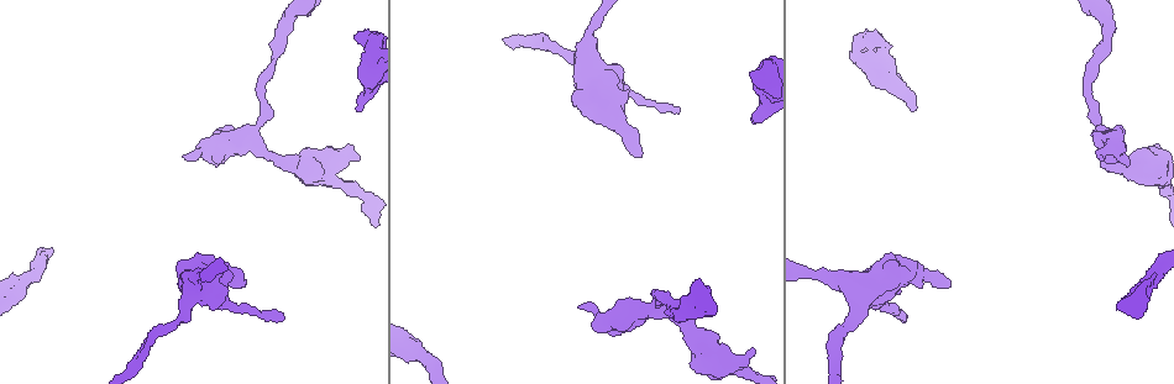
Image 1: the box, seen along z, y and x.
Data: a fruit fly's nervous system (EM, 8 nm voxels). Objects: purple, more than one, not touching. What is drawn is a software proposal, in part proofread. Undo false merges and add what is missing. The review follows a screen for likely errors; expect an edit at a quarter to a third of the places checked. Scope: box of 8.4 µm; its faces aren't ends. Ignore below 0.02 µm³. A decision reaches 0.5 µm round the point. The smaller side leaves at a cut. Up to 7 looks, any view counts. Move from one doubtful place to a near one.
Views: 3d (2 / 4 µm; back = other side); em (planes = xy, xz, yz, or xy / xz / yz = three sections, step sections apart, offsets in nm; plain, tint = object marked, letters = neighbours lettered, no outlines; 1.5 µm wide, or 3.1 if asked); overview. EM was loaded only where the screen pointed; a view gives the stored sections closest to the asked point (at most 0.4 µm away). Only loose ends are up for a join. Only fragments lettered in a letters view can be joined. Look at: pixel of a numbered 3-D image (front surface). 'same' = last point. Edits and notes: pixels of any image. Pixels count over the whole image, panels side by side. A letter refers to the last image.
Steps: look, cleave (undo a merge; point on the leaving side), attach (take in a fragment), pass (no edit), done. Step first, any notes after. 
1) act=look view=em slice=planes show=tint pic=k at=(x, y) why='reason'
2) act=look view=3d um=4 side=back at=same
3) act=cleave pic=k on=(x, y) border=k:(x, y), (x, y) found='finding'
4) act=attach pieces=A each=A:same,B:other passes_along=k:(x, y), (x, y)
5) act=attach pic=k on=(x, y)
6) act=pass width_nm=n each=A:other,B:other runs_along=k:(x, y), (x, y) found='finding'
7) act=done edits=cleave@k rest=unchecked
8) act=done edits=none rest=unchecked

act=look view=em slice=xy step=8 show=letters pic=1 at=(357, 110) why='an open end'

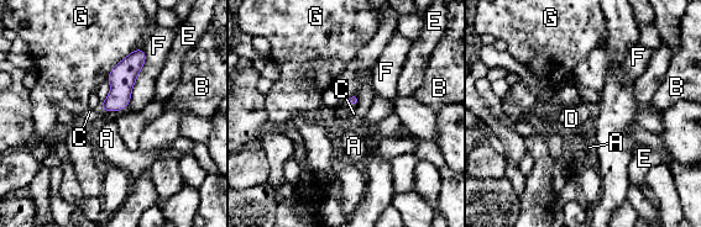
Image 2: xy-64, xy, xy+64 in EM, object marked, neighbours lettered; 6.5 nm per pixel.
act=look view=em slice=planes show=letters at=same why='another direction'

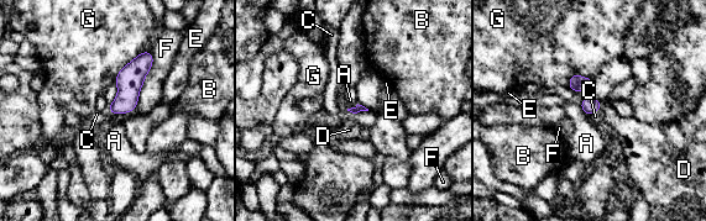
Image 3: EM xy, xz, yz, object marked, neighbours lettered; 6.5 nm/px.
act=attach pieces=D each=A:other,B:other,C:other,D:same,E:other,F:other,G:other passes_along=3:(589, 105), (600, 106), (629, 131) found='it goes on there'

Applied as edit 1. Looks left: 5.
act=look view=overview

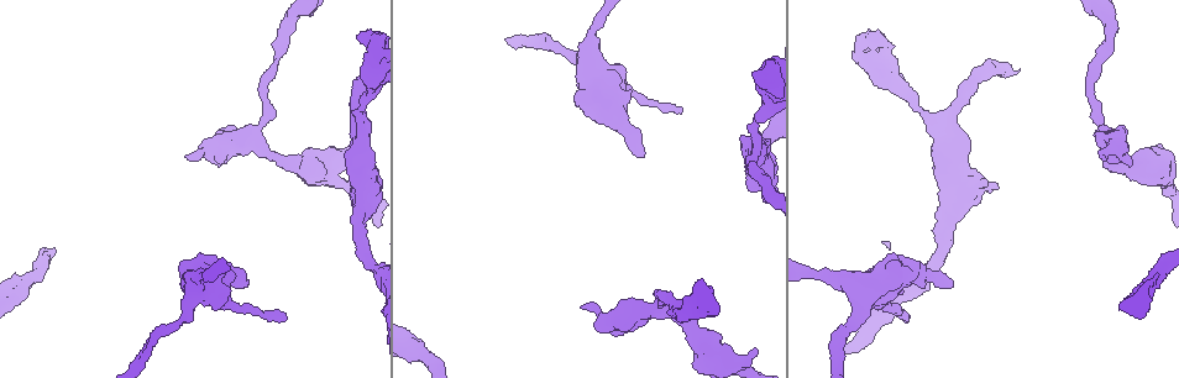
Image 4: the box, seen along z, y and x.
act=look view=3d um=2 pic=4 at=(952, 283) why='an open end'

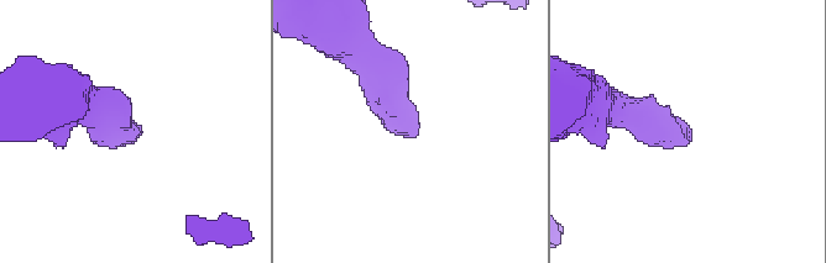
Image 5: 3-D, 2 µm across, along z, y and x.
act=look view=em slice=planes show=plain pic=5 at=(689, 134)

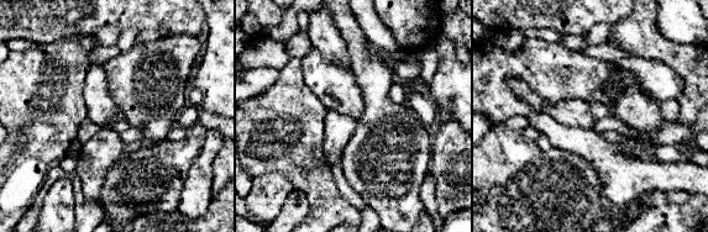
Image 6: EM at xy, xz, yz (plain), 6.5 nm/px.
act=look view=em slice=planes show=letters at=same

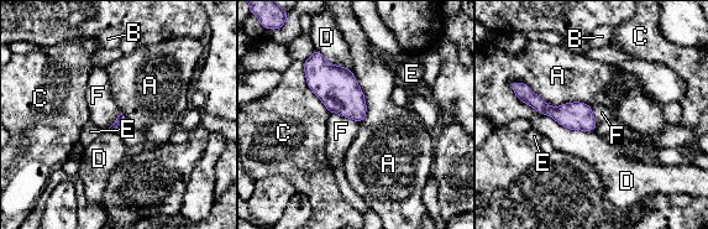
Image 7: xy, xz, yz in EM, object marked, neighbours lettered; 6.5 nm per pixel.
act=pass each=A:other,B:other,C:other,D:other,E:other,F:other runs_along=7:(524, 93), (547, 110), (592, 125) found='no lettered fragment goes on from it'

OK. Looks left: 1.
act=done edits=attach@3 rest=unchecked

